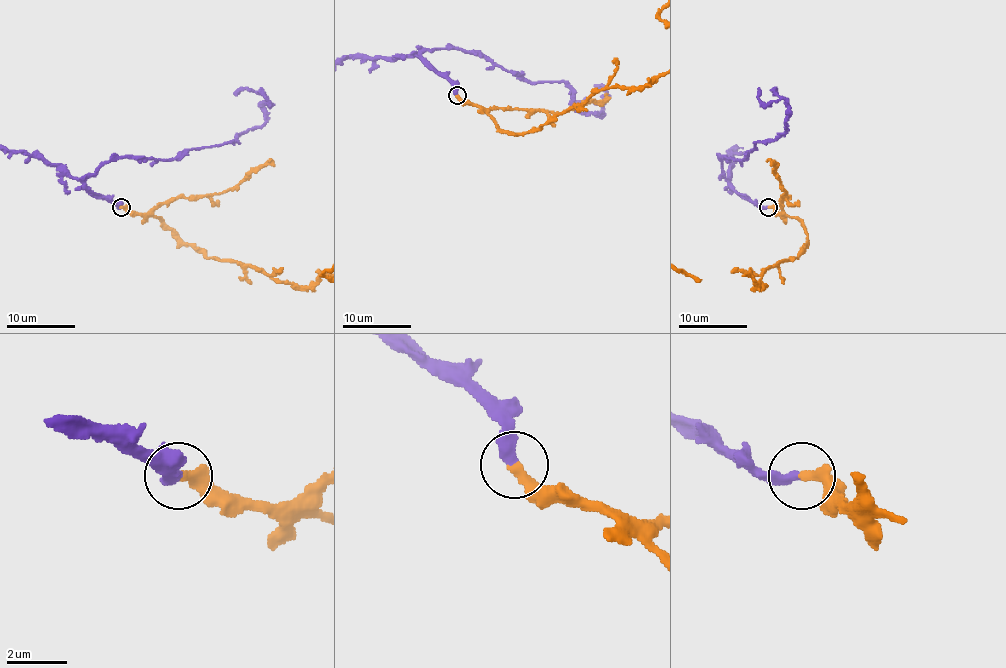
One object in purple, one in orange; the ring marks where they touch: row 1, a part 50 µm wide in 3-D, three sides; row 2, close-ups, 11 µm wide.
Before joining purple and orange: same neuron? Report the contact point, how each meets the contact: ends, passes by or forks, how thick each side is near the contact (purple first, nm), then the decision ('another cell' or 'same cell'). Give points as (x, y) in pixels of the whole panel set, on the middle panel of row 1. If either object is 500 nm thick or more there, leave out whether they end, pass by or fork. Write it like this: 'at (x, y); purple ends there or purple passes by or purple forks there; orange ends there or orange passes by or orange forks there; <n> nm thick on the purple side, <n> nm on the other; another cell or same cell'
at (457, 95); purple ends there; orange ends there; 380 nm thick on the purple side, 360 nm on the other; same cell

